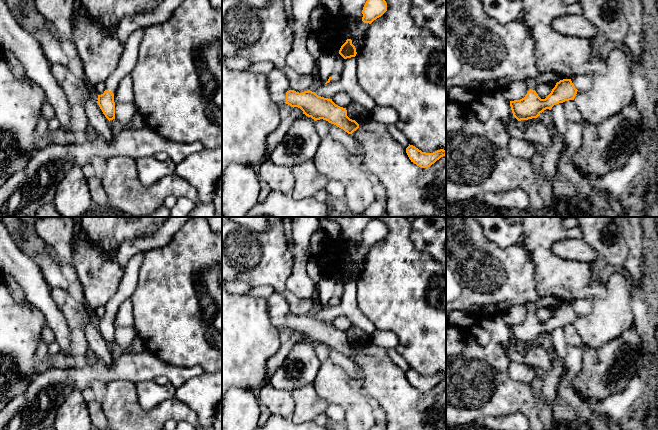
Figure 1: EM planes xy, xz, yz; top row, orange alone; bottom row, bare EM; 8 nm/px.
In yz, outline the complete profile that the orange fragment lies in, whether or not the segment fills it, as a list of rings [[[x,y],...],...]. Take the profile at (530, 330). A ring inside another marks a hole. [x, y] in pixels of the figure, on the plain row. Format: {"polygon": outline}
{"polygon": [[[537,302],[528,303],[525,306],[530,312],[525,321],[510,325],[513,340],[518,345],[537,342],[544,334],[551,334],[556,328],[574,324],[578,315],[571,303],[563,303],[556,307],[545,323],[541,323],[535,315],[538,309]]]}

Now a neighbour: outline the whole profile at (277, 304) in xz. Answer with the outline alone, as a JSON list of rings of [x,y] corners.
[[[274,292],[267,299],[268,314],[270,318],[286,317],[290,313],[290,307],[286,297]]]

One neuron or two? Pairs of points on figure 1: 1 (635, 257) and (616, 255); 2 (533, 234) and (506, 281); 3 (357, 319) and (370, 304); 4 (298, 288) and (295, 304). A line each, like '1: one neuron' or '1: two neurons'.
1: two neurons
2: two neurons
3: two neurons
4: two neurons

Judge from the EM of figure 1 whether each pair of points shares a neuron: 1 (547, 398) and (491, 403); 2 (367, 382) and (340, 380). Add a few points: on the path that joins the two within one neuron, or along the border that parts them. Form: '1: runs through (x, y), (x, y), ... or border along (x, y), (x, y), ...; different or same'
1: border along (538, 400), (538, 417), (540, 419); different
2: border along (352, 379), (370, 397); different

